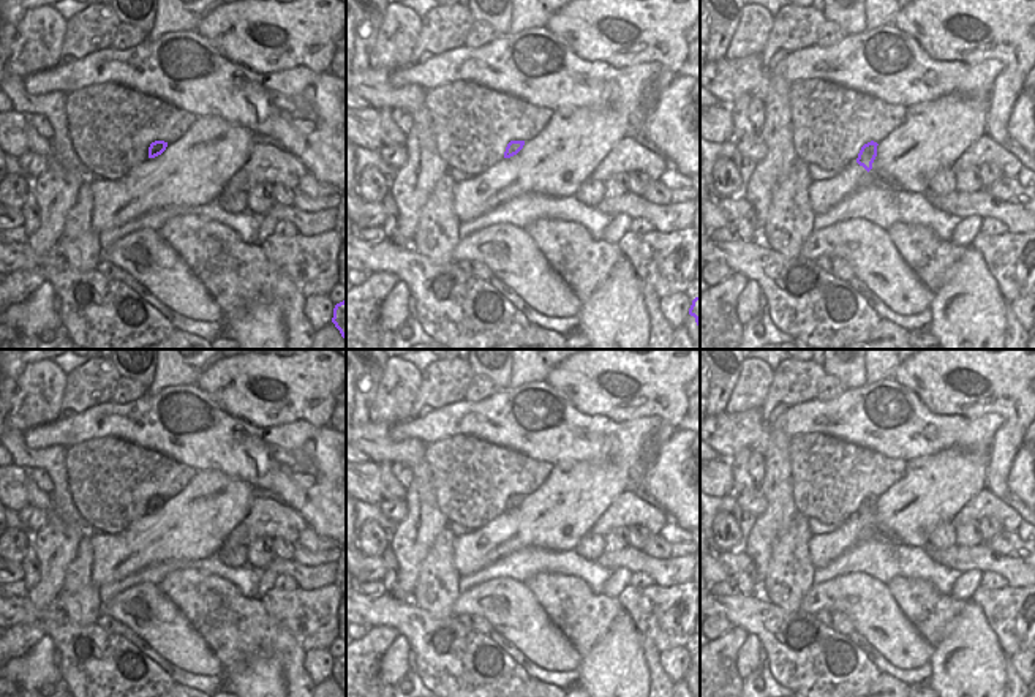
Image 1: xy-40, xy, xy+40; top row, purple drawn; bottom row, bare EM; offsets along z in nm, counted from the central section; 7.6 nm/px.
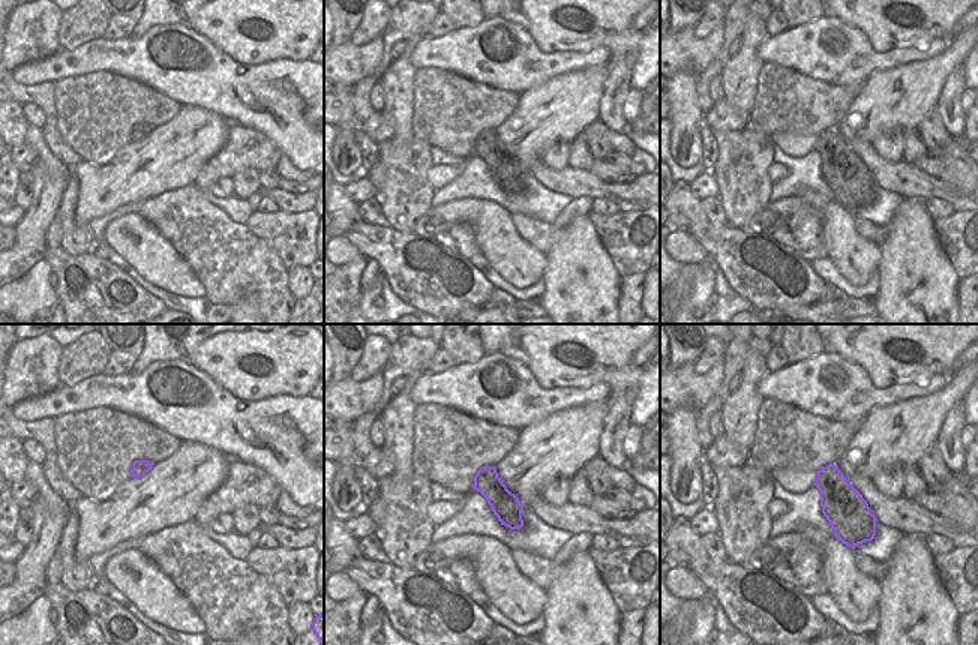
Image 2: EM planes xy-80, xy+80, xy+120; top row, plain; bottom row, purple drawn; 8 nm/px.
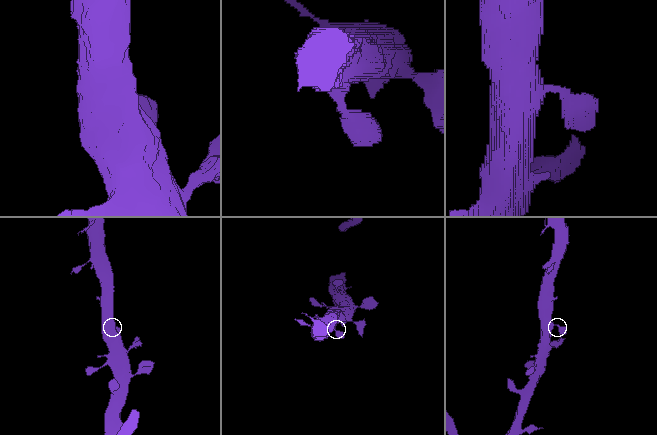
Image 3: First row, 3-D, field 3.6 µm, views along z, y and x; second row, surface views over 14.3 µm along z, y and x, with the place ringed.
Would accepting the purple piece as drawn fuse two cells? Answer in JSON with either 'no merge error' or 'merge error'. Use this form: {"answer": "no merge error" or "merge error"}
{"answer": "no merge error"}

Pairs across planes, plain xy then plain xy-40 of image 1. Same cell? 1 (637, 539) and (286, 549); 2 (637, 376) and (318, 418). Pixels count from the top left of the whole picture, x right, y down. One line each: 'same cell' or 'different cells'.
1: same cell
2: same cell

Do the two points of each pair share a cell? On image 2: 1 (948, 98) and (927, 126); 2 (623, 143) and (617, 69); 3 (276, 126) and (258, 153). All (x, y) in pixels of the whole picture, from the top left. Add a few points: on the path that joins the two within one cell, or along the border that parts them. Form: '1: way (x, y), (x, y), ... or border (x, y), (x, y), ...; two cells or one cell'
1: border (935, 110), (950, 137); two cells
2: border (608, 128), (621, 134); two cells
3: border (236, 123), (251, 126), (264, 134), (282, 155); two cells

